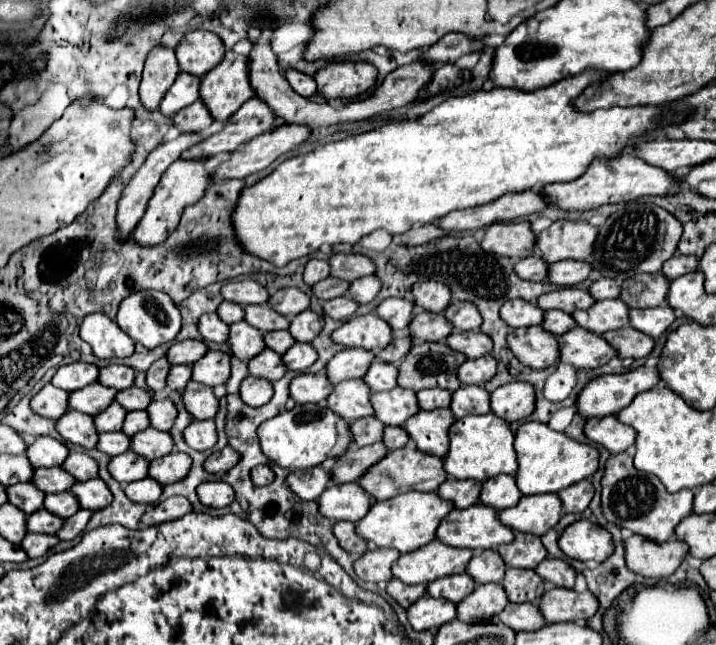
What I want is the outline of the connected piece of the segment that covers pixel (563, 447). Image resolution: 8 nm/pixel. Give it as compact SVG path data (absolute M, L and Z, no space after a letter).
M526 421L518 427L514 449L518 457L516 485L522 495L556 493L564 487L570 487L572 483L590 477L598 469L598 451L594 447L576 443L564 433L552 431L546 423L538 421Z

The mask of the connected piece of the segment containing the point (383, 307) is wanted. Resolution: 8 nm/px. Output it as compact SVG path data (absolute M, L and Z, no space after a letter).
M384 299L376 307L376 315L390 323L392 329L406 329L410 319L414 317L414 303L410 299Z

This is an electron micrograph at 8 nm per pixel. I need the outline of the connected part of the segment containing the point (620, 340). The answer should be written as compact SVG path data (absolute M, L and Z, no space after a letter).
M622 327L622 329L616 329L616 331L606 331L602 337L608 343L614 345L614 349L616 349L620 359L624 359L624 357L632 357L632 359L648 357L648 353L654 347L654 339L634 331L632 327Z

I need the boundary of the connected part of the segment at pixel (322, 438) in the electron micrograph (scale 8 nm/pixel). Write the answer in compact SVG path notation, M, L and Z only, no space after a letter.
M296 405L292 411L284 411L274 419L268 419L258 427L258 439L262 453L284 469L310 469L320 465L328 457L340 457L352 443L348 423L328 407L320 405Z

